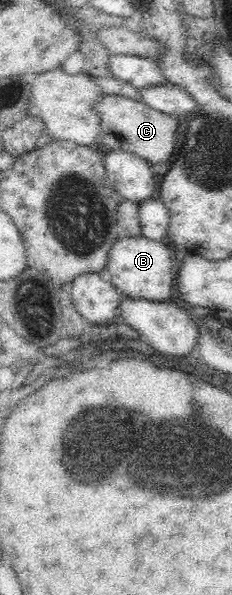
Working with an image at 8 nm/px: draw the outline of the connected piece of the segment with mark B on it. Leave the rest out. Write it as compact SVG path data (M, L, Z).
M121 234L106 255L103 278L128 297L166 302L172 293L174 274L170 251L161 241L154 241L143 235L130 237Z

